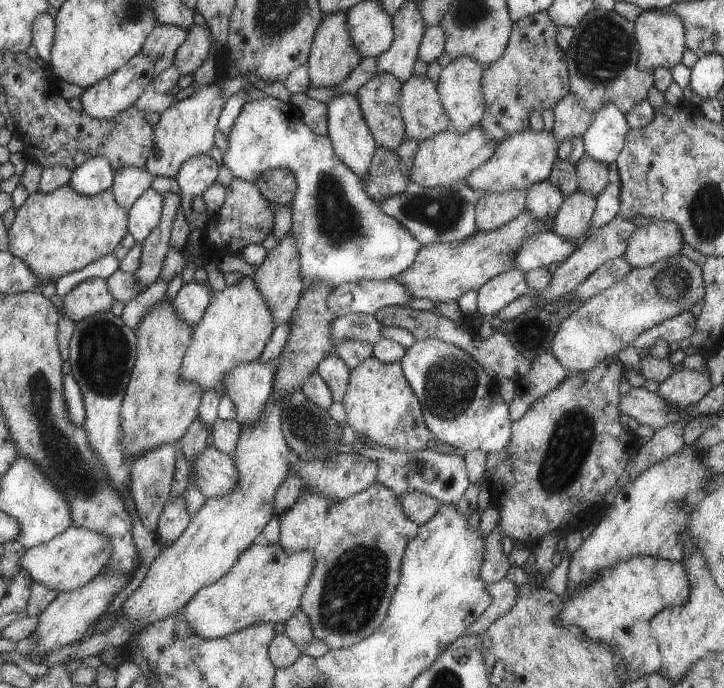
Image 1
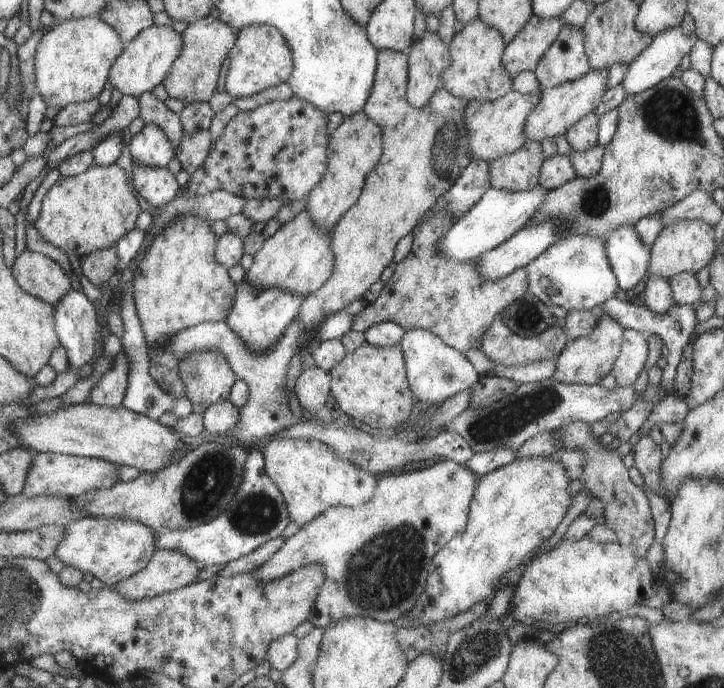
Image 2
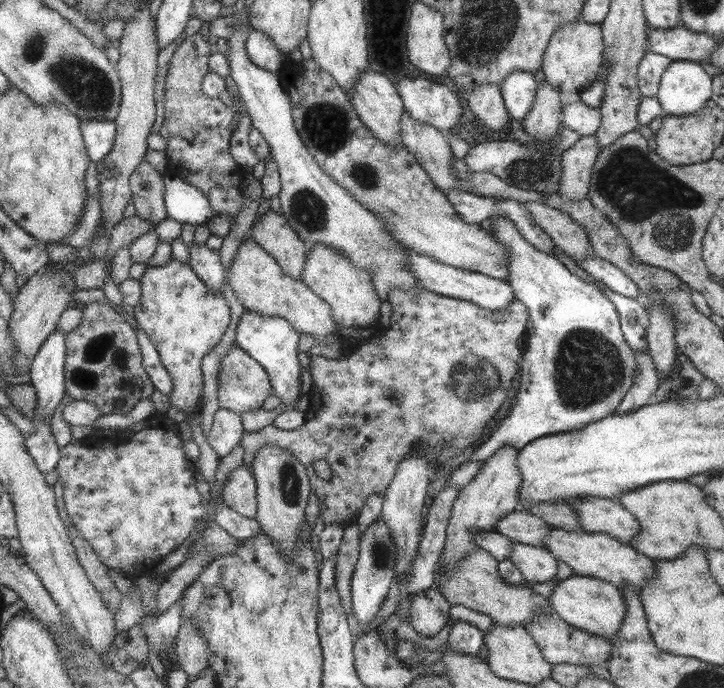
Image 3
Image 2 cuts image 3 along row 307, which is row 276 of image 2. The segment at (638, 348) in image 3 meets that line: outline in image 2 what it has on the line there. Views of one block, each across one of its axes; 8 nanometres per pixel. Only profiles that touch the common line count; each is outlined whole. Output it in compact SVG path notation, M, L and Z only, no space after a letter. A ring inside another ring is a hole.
M626 225L606 236L605 256L610 261L618 287L626 291L634 288L647 273L651 250L637 238L634 226Z

